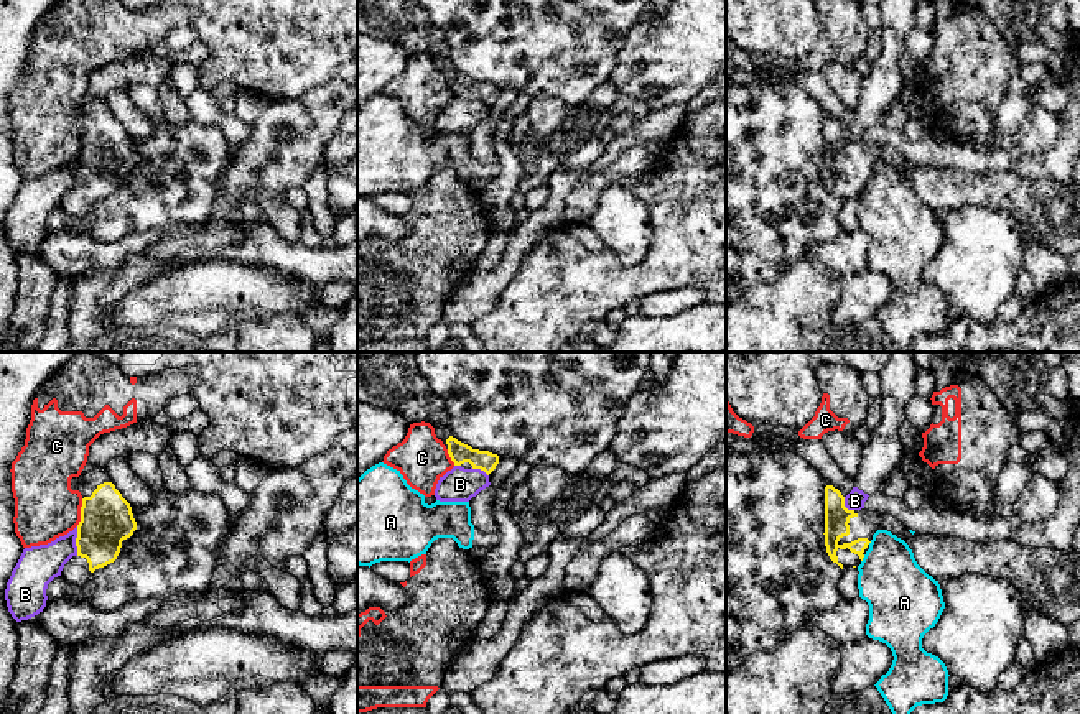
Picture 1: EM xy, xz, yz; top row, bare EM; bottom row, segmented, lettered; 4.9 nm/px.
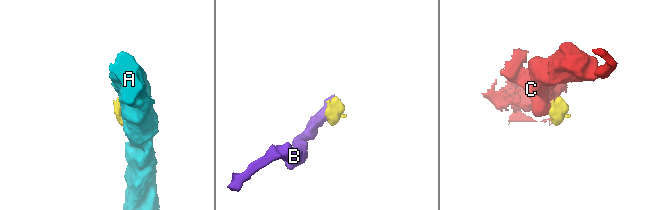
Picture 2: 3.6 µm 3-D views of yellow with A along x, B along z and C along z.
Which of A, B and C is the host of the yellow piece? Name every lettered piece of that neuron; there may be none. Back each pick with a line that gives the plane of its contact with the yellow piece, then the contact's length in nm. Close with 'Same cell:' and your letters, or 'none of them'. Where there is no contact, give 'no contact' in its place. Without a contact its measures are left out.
Same cell: none of them

